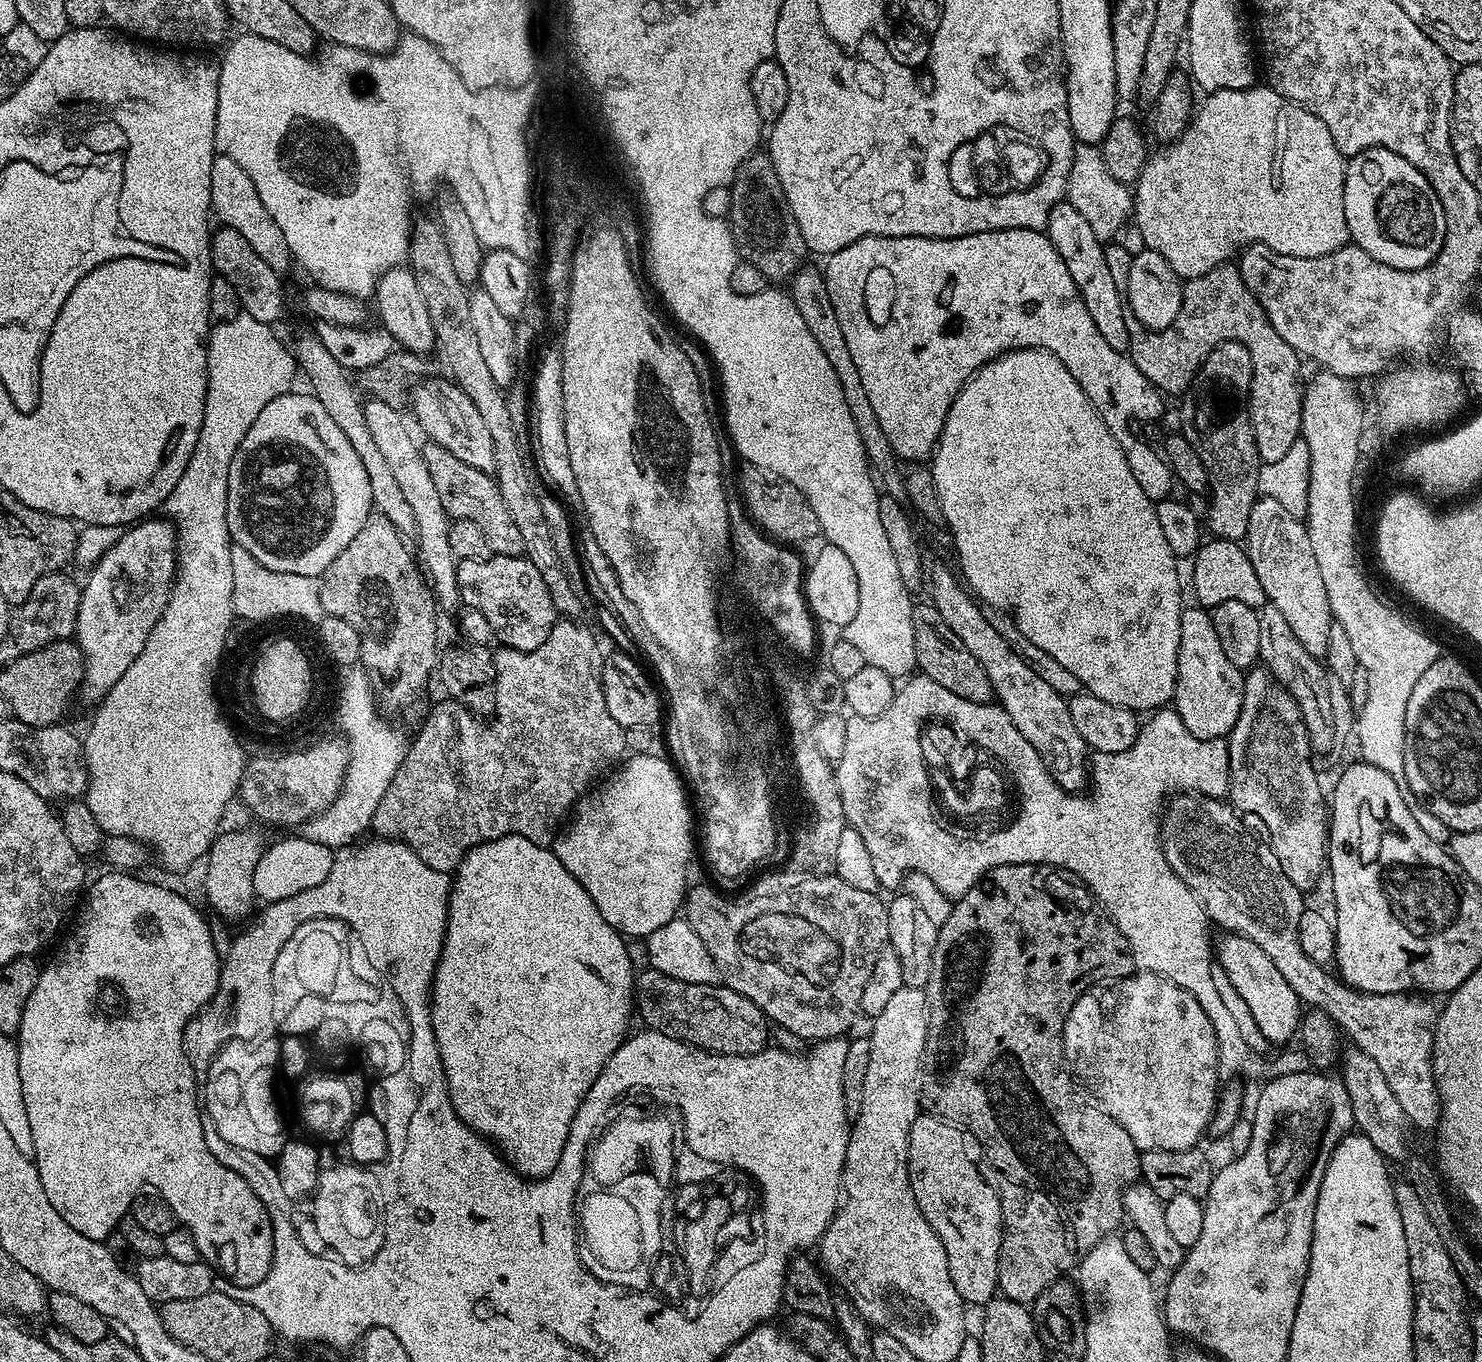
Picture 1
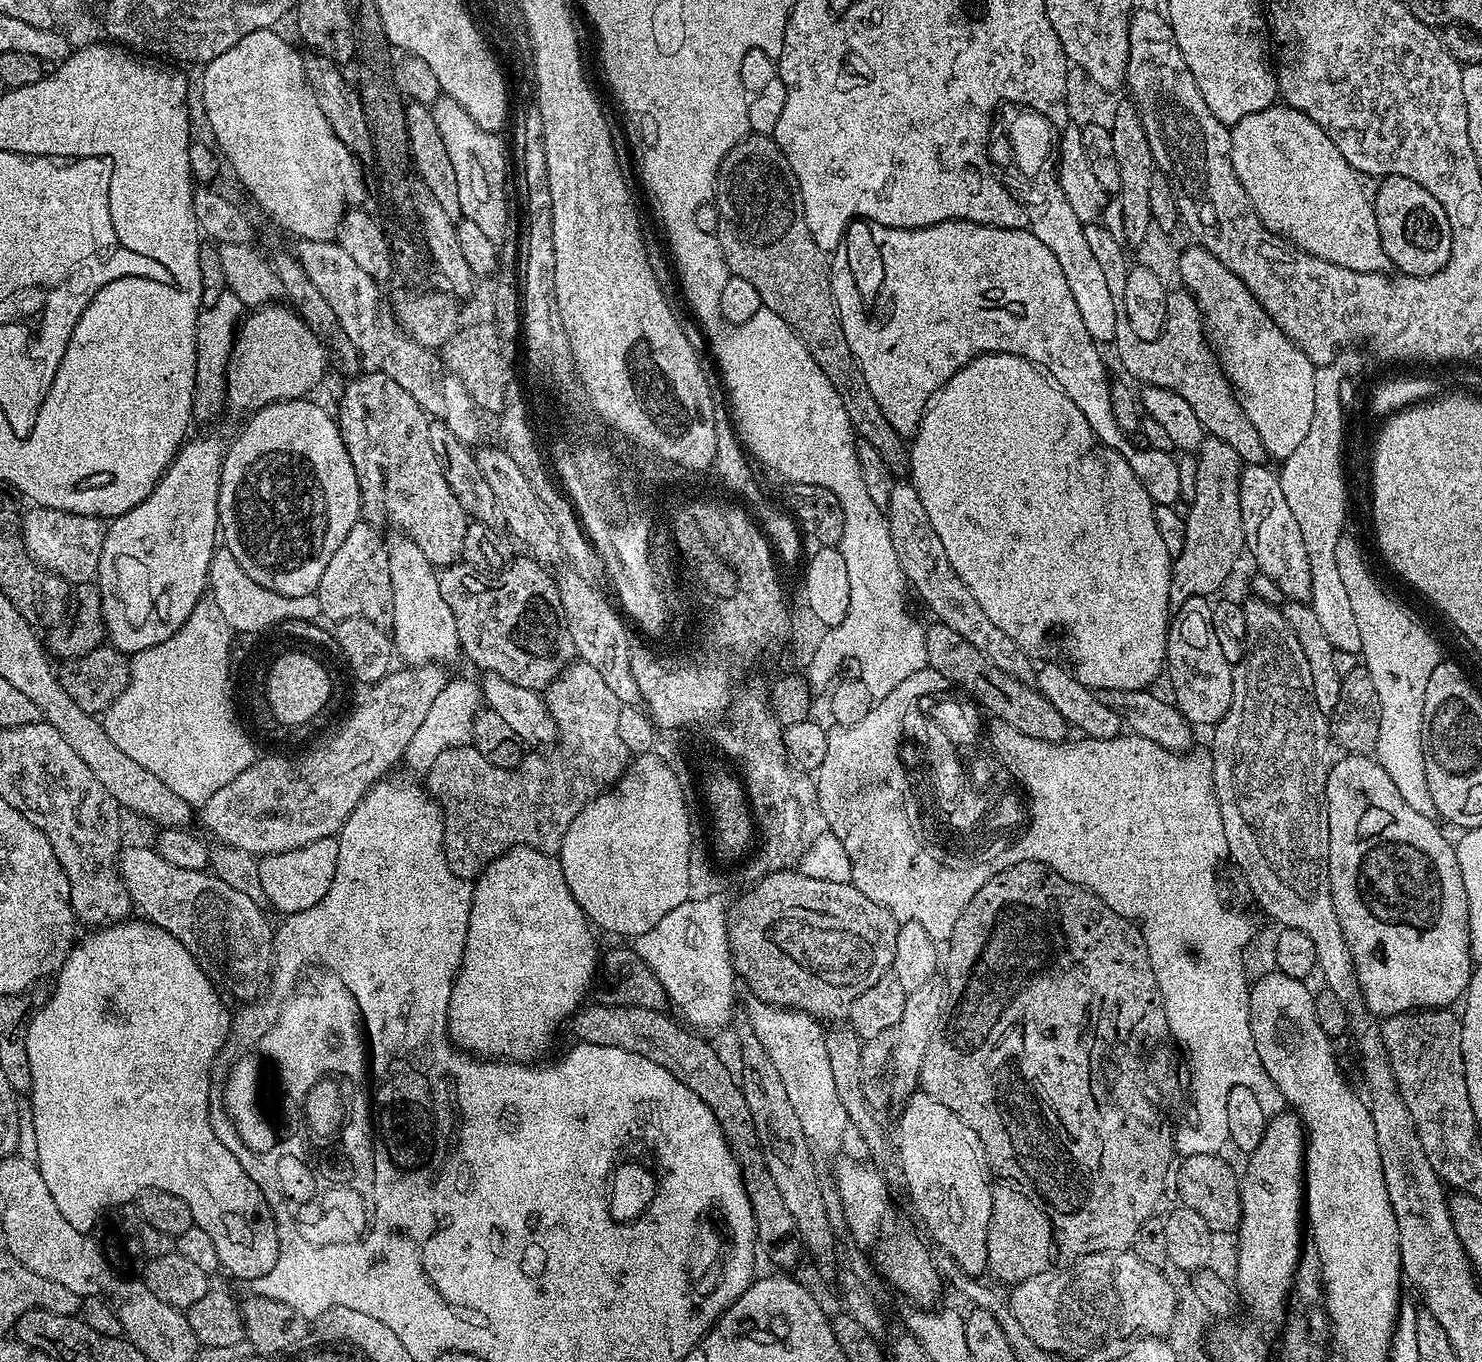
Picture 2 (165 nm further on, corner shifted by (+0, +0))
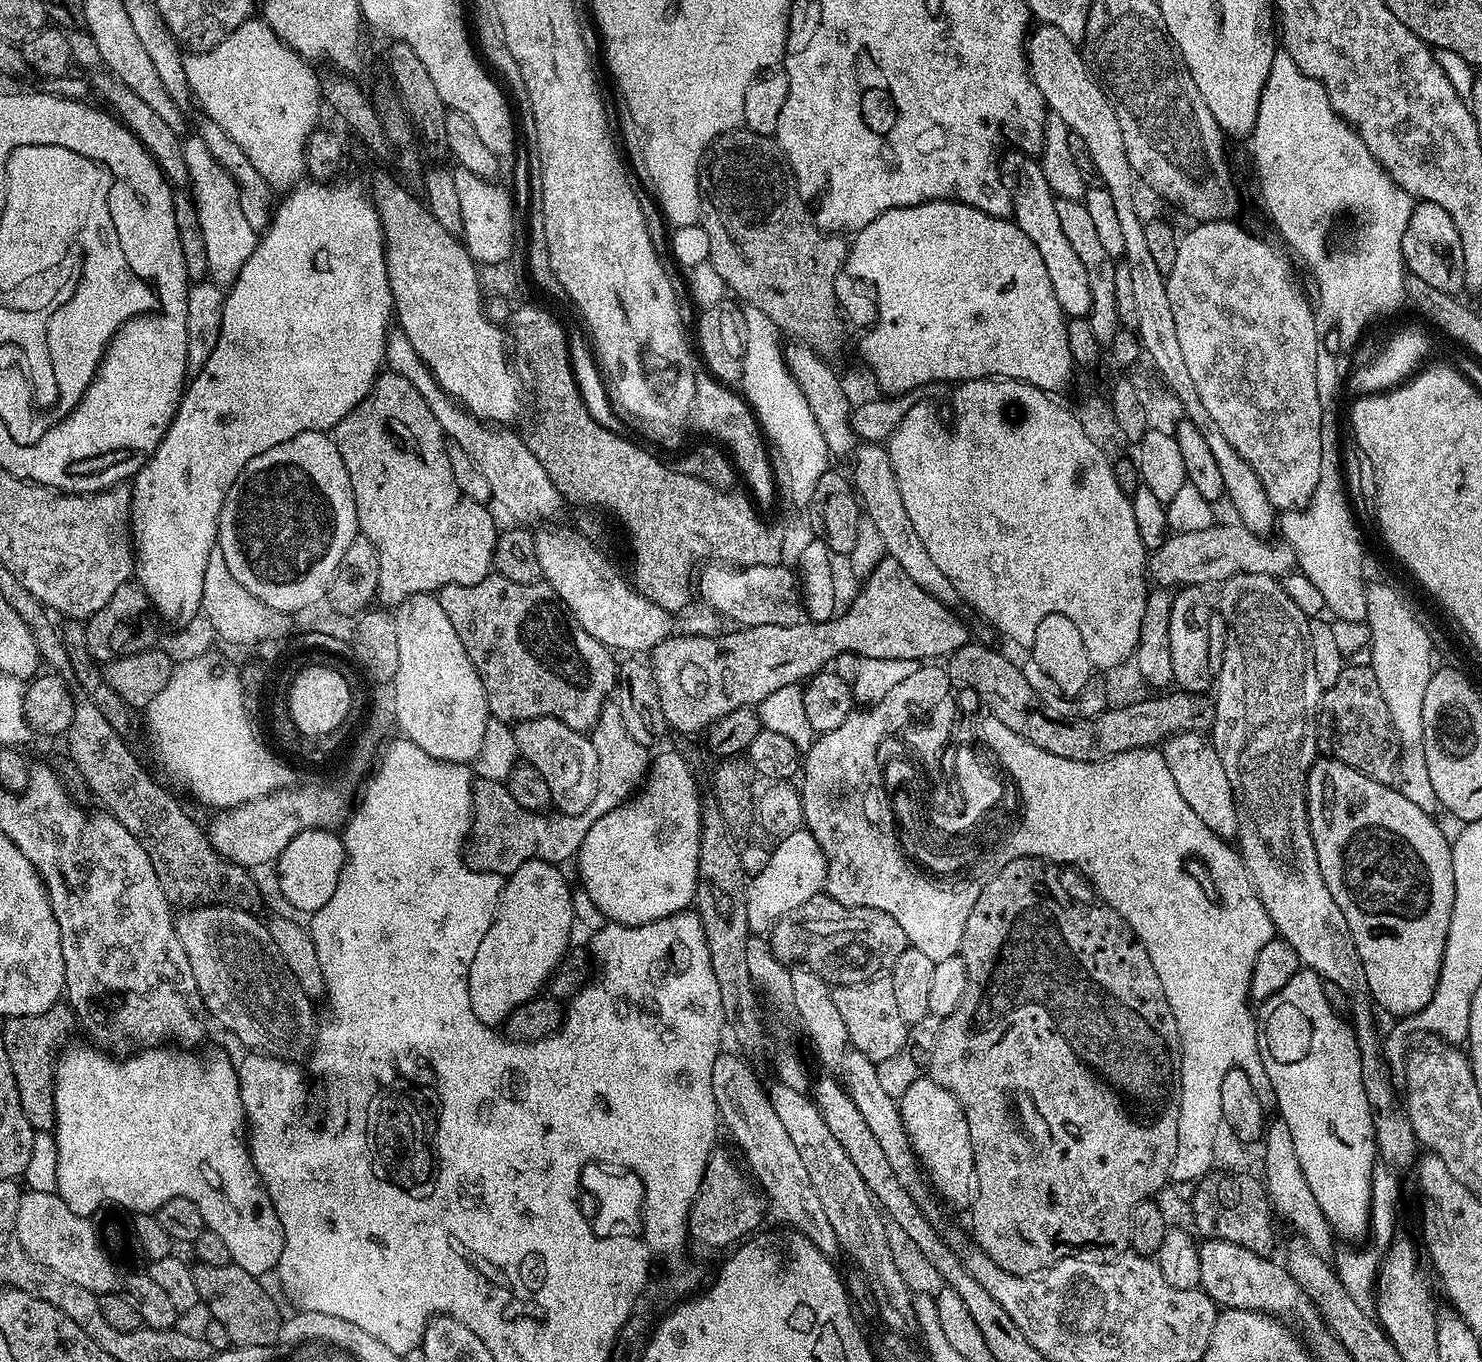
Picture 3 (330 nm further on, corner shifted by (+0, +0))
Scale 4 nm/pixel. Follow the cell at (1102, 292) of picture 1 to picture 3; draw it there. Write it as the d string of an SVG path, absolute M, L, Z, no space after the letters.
M1057 197L1050 198L1014 198L1012 199L1011 219L1038 246L1042 262L1046 265L1046 274L1050 274L1050 286L1054 286L1054 298L1062 306L1065 317L1087 317L1090 310L1090 281L1086 275L1086 266L1078 258L1078 253L1070 246L1062 226L1058 223Z

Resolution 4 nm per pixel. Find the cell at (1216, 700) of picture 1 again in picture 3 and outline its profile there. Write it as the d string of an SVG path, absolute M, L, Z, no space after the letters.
M1184 586L1172 597L1170 610L1170 659L1173 666L1175 687L1186 692L1207 693L1214 684L1214 665L1210 662L1210 618L1214 615L1214 608L1208 605L1204 597L1205 589L1200 586Z

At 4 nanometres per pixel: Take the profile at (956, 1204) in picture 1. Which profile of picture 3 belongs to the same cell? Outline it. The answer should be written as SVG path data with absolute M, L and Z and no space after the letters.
M921 1078L910 1082L906 1094L898 1097L898 1103L900 1105L900 1117L904 1123L905 1131L908 1132L912 1149L922 1165L927 1179L934 1188L936 1186L935 1191L937 1193L940 1191L952 1204L967 1205L974 1195L976 1171L974 1170L974 1153L970 1142L970 1126L966 1126L966 1114L956 1100L956 1096L950 1094L950 1090L938 1086L938 1082L934 1082L930 1078Z

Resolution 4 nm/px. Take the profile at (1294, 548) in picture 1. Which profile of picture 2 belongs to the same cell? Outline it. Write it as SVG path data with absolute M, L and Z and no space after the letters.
M1264 464L1244 466L1240 472L1242 530L1244 531L1244 547L1247 555L1256 559L1258 572L1270 578L1282 590L1285 601L1311 601L1310 594L1310 558L1306 558L1306 542L1302 542L1302 530L1298 530L1298 521L1282 495L1279 475L1272 472Z

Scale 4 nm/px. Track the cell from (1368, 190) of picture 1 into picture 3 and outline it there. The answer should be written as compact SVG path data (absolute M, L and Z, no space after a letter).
M1420 202L1413 207L1406 232L1402 234L1402 254L1405 269L1411 275L1422 278L1422 282L1434 286L1434 290L1456 294L1464 288L1462 238L1450 214L1442 210L1442 206Z

